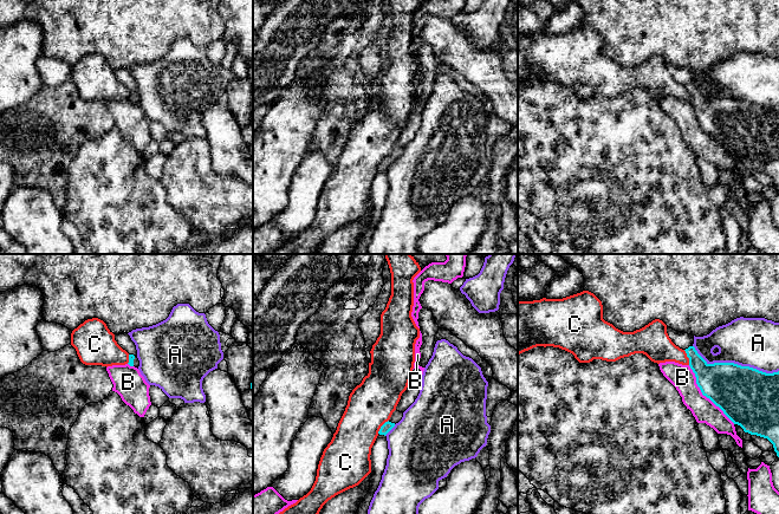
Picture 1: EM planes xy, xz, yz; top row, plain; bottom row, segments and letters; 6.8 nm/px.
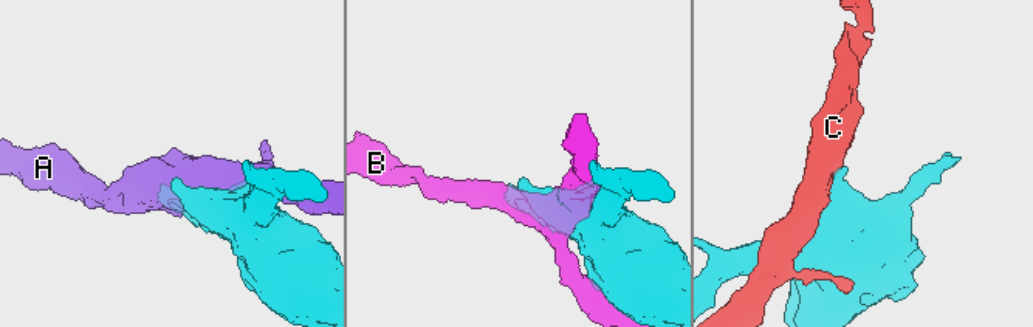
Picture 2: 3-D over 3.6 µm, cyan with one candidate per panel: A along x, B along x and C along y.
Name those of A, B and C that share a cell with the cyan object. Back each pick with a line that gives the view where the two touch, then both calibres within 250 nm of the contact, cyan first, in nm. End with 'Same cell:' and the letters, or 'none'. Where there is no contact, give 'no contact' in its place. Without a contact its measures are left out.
Same cell: none

